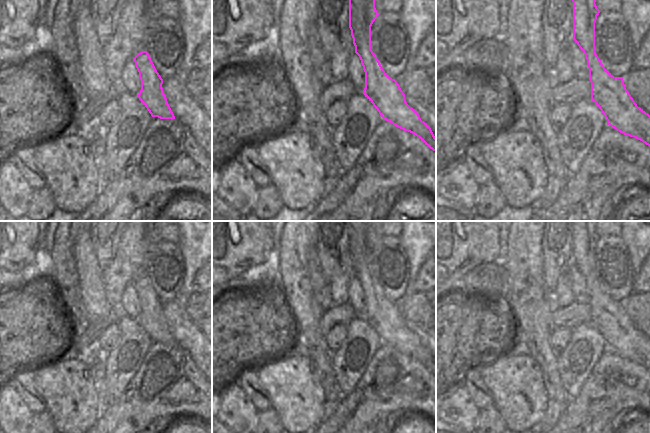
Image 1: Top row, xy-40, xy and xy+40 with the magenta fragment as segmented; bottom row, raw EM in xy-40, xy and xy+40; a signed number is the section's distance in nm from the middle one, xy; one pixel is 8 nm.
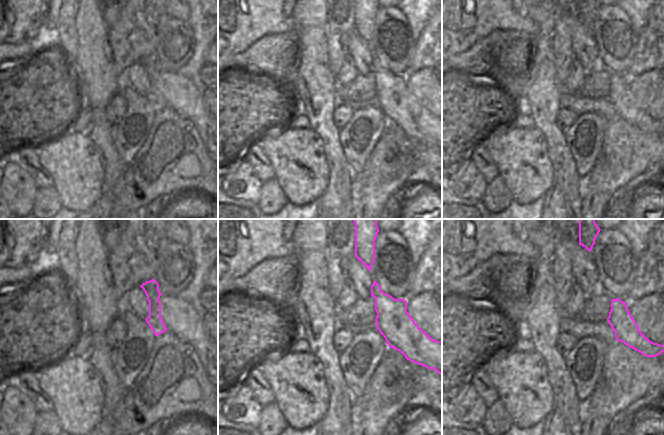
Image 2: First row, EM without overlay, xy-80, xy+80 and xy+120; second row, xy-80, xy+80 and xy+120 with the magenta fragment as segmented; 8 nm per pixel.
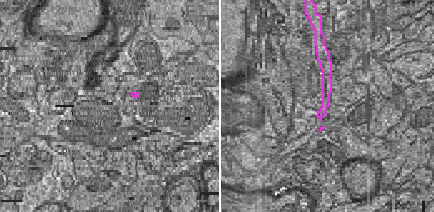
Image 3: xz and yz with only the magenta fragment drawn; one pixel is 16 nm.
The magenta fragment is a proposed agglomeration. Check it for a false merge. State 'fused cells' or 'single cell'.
single cell

